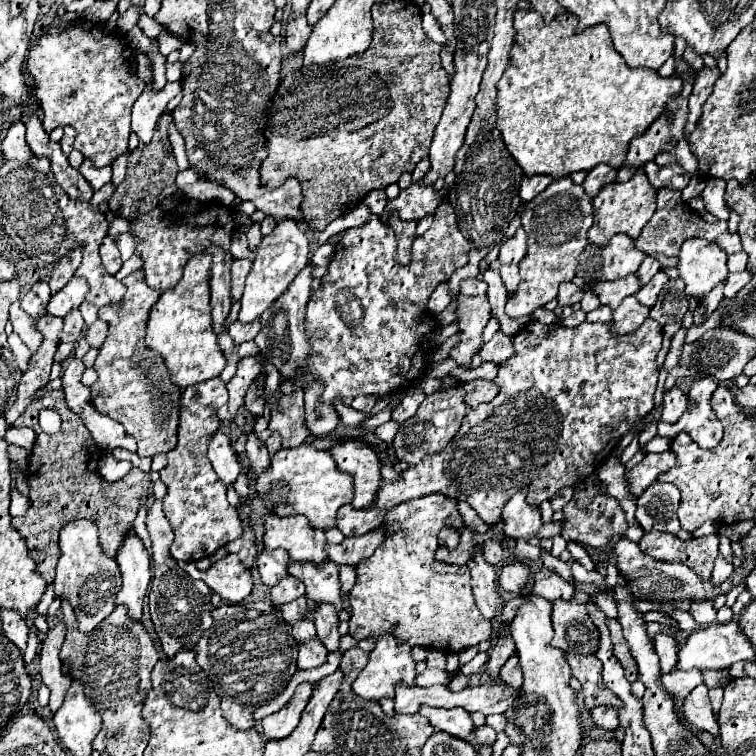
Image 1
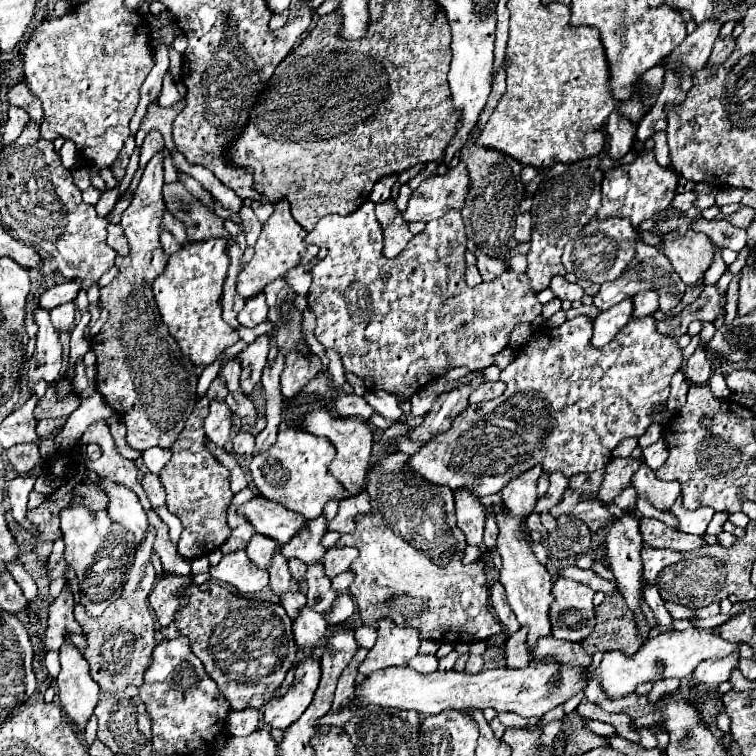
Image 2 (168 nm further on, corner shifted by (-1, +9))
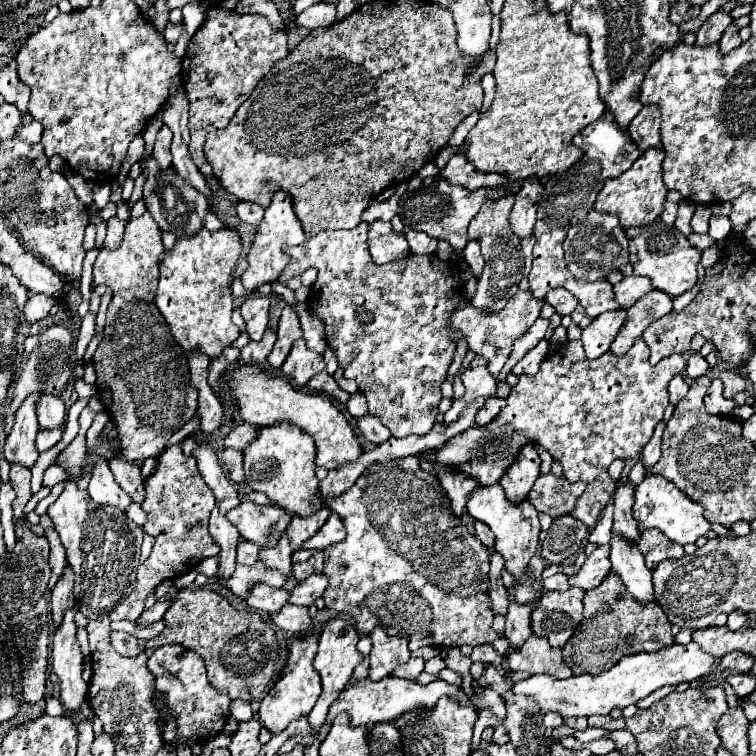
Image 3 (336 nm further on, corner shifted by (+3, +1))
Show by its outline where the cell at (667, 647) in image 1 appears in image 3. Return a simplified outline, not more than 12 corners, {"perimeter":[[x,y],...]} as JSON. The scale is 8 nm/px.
{"perimeter":[[613,535],[611,563],[639,603],[655,601],[637,543]]}

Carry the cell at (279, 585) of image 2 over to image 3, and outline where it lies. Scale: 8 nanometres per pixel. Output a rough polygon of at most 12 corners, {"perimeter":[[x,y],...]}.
{"perimeter":[[287,533],[275,545],[259,549],[267,567],[291,573],[291,545]]}

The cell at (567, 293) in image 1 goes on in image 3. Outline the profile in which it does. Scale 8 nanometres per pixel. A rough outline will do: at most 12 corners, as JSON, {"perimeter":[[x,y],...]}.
{"perimeter":[[567,289],[549,291],[545,301],[563,315],[571,315],[577,297]]}

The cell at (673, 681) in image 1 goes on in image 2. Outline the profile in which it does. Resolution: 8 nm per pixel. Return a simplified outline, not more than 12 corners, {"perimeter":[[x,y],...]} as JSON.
{"perimeter":[[737,651],[701,661],[691,673],[695,683],[715,687],[729,679]]}

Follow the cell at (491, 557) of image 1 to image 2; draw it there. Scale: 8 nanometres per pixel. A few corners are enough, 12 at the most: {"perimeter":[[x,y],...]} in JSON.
{"perimeter":[[495,515],[485,519],[485,539],[487,549],[495,549],[497,523]]}

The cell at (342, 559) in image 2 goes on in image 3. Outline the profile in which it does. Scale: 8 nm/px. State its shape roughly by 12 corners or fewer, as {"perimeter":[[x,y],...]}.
{"perimeter":[[311,575],[289,591],[289,603],[309,607],[323,597],[325,575]]}

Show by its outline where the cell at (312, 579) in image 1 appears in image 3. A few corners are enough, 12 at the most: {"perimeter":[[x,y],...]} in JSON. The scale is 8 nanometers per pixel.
{"perimeter":[[329,511],[309,517],[295,515],[287,525],[293,551],[323,527]]}

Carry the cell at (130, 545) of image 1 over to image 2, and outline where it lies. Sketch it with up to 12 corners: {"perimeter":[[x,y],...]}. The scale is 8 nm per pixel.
{"perimeter":[[99,481],[109,495],[107,513],[135,537],[147,535],[147,515],[133,491]]}

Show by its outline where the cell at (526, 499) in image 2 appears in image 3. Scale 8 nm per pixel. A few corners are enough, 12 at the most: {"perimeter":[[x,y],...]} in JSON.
{"perimeter":[[525,443],[499,481],[513,503],[527,499],[541,459]]}

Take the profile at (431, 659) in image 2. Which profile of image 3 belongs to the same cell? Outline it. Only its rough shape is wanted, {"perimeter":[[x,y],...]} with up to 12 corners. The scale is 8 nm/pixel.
{"perimeter":[[409,659],[395,667],[391,677],[415,679],[423,671],[423,659]]}

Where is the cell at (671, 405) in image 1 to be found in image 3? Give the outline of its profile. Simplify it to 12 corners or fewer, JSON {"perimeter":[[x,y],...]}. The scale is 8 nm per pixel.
{"perimeter":[[681,375],[669,383],[669,401],[677,405],[689,391]]}

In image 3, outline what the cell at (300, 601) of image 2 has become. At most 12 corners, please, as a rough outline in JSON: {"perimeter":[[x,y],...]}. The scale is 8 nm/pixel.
{"perimeter":[[251,583],[245,603],[275,613],[287,605],[289,591]]}

